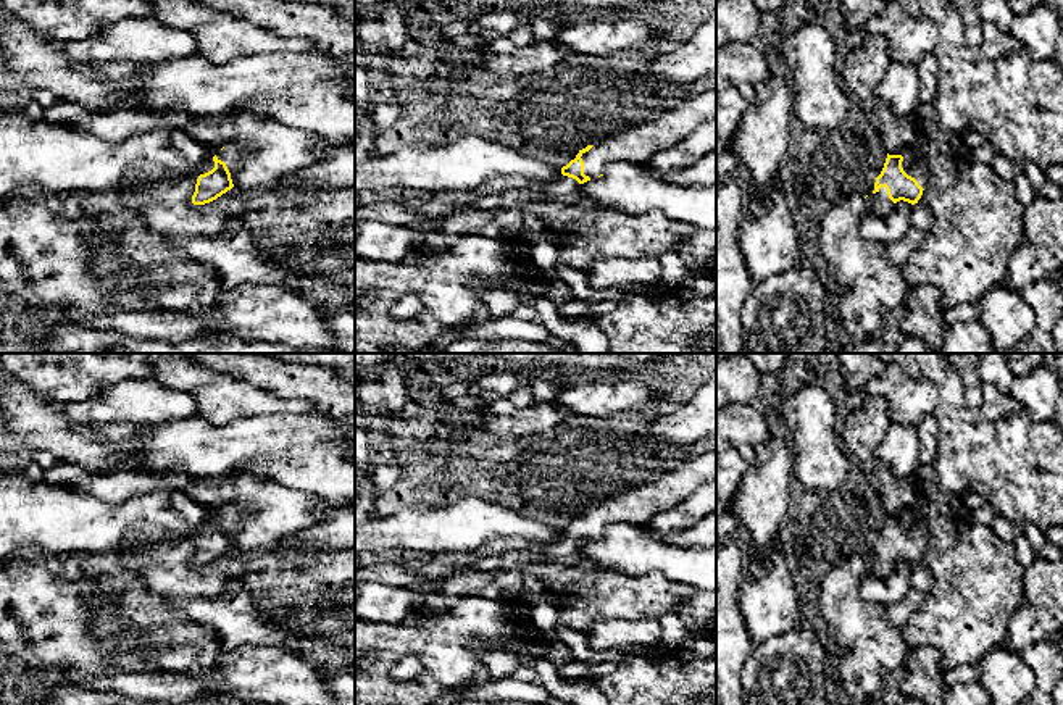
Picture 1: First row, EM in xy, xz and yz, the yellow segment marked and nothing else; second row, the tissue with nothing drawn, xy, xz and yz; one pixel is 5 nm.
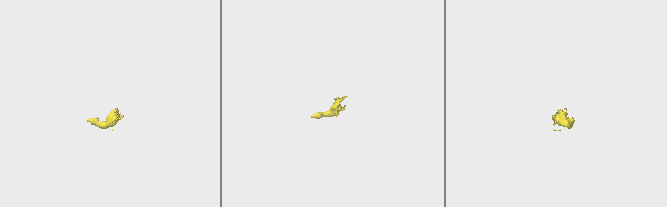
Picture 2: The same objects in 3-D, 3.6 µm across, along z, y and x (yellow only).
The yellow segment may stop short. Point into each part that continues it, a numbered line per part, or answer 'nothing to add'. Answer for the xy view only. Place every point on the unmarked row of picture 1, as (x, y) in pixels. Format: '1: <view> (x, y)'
1: xy (231, 517)
2: xy (200, 521)

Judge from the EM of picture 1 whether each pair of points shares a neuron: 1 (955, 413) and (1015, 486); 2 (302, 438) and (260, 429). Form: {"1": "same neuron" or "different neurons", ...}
{"1": "same neuron", "2": "same neuron"}

